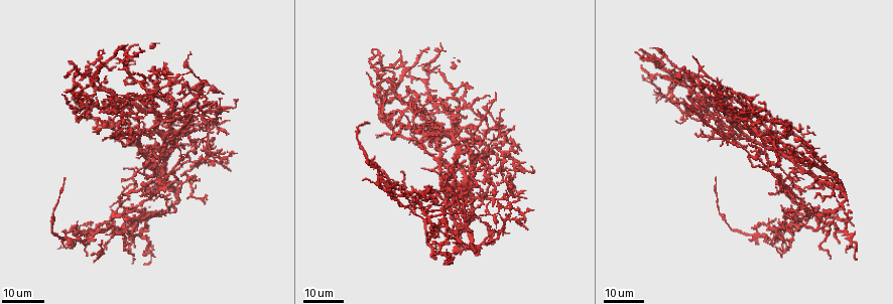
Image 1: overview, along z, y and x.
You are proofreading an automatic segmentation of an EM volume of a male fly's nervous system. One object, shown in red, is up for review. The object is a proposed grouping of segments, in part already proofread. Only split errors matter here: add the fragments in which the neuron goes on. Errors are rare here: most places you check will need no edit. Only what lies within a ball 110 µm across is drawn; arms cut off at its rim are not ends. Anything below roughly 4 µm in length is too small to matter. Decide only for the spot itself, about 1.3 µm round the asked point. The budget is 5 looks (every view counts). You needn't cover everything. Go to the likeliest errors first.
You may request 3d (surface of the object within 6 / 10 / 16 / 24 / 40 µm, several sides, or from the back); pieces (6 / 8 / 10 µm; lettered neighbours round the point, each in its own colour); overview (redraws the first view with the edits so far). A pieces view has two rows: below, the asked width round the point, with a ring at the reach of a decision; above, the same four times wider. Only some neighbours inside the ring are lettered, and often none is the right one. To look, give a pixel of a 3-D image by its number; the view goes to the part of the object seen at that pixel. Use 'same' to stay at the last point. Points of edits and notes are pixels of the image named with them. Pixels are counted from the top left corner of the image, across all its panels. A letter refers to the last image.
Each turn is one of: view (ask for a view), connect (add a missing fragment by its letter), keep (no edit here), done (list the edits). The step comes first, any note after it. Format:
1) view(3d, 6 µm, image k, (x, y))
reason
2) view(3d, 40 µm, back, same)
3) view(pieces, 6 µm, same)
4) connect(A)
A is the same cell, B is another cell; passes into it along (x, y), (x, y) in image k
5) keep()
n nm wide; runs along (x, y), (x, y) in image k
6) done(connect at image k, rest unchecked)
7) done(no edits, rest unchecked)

view(3d, 16 µm, image 1, (468, 167))
branch stops here

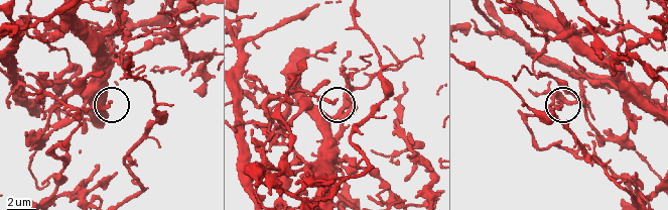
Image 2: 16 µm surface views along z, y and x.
view(pieces, 10 µm, image 2, (111, 102))

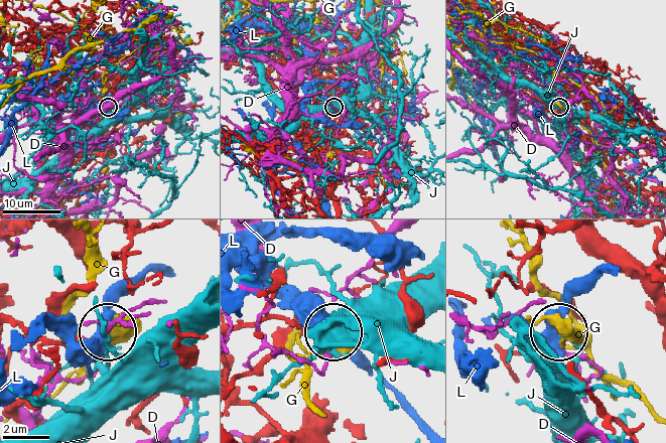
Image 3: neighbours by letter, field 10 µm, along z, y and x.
keep()
D, G, J and L are other cells; no lettered fragment goes on from it

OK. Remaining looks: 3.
view(3d, 16 µm, image 1, (455, 192))
free end

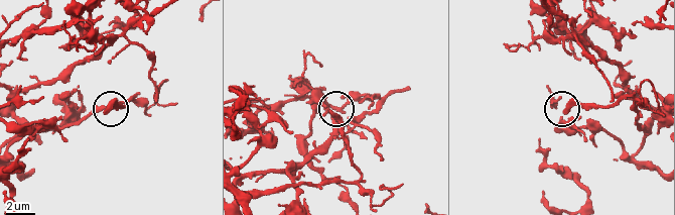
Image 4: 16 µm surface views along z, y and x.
view(pieces, 8 µm, image 4, (106, 109))

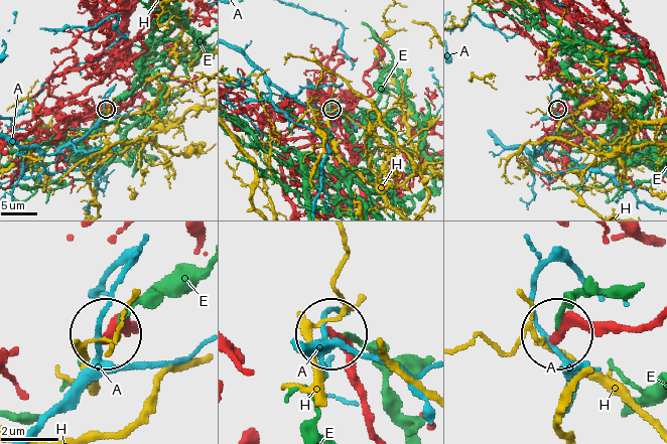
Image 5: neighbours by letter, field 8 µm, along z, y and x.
keep()
A, E and H are other cells; runs along (649, 324), (627, 331), (598, 324), (557, 328) in image 5; none of them fits

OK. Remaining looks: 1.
done(no edits, rest unchecked)

